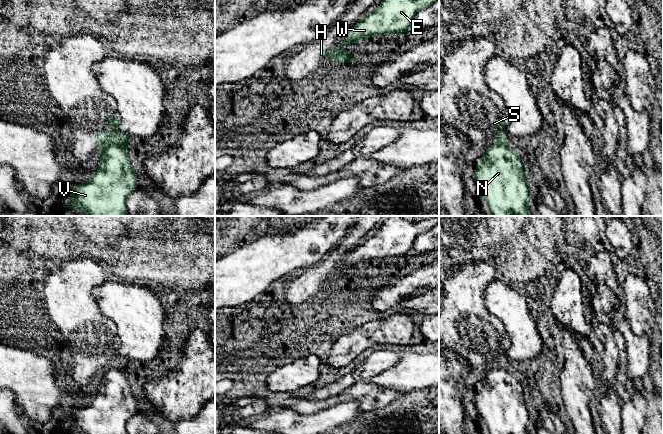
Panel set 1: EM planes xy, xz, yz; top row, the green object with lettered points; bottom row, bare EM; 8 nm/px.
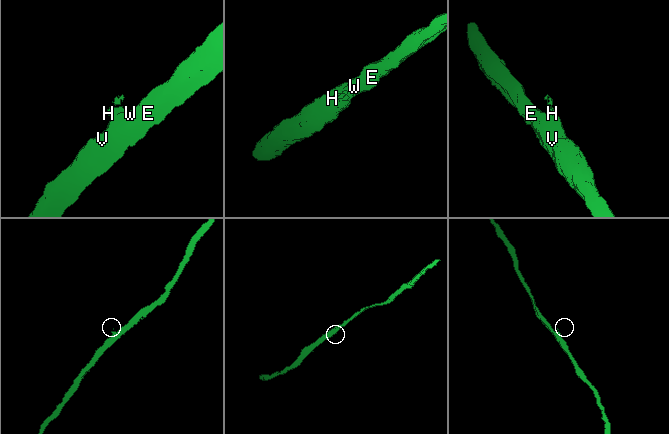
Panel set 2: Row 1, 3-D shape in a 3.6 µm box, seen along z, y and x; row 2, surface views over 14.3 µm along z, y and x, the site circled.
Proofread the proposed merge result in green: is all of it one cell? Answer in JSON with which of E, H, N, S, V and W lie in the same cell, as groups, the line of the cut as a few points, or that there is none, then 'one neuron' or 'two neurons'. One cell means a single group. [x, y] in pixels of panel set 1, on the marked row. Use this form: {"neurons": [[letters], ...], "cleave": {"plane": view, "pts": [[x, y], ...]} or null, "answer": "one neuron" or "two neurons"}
{"neurons": [["E", "N", "V", "W"], ["H", "S"]], "cleave": {"plane": "xy", "pts": [[124, 148], [115, 144], [108, 144], [102, 149]]}, "answer": "two neurons"}

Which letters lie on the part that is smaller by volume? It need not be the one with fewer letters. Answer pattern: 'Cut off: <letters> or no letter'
Cut off: H, S

